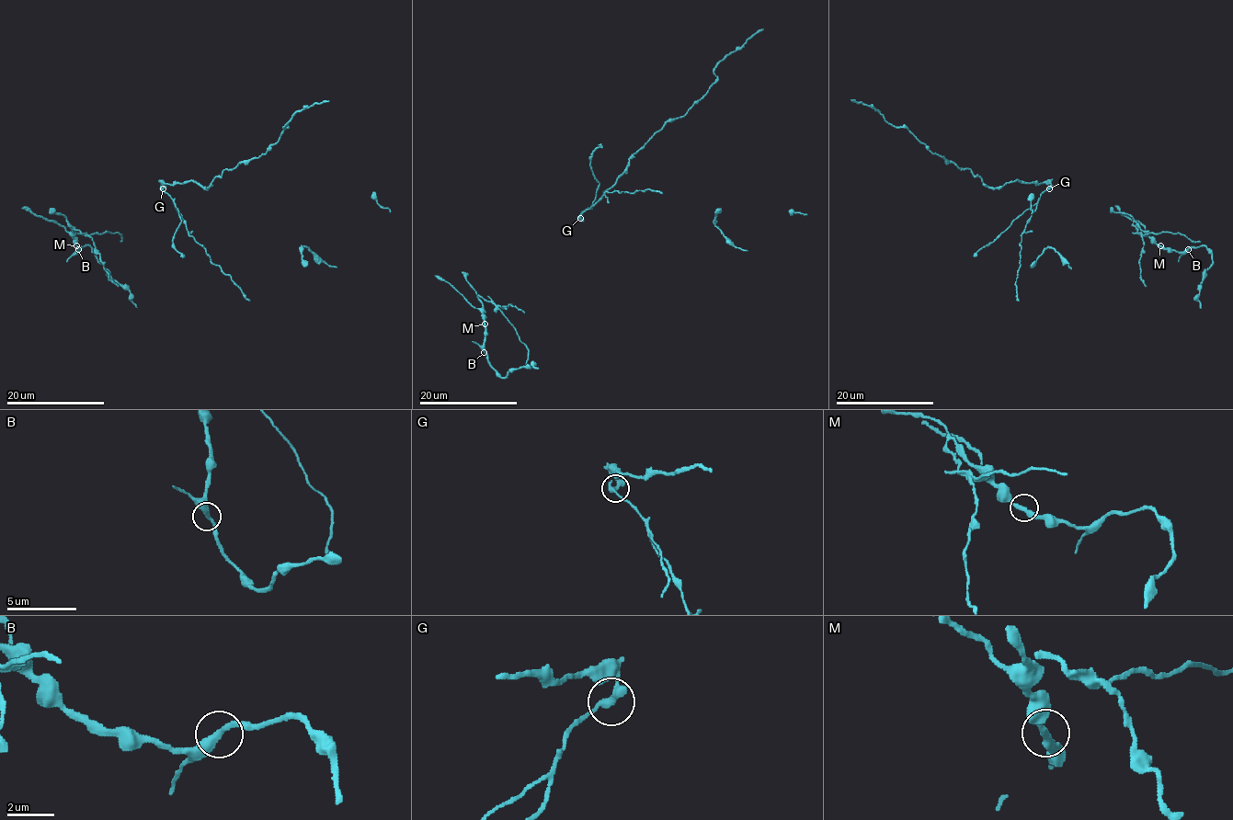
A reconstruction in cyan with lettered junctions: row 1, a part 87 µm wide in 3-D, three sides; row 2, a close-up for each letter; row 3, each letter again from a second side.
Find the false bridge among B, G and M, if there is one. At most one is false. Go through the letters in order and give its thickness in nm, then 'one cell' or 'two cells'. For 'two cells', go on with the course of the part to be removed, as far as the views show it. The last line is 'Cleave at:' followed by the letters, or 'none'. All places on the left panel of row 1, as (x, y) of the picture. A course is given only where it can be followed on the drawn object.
B: 360 nm | one cell
G: 360 nm | two cells | (163, 188), (164, 183), (195, 181), (208, 187), (223, 169), (265, 154), (298, 110), (329, 100)
M: 320 nm | one cell
Cleave at: G

